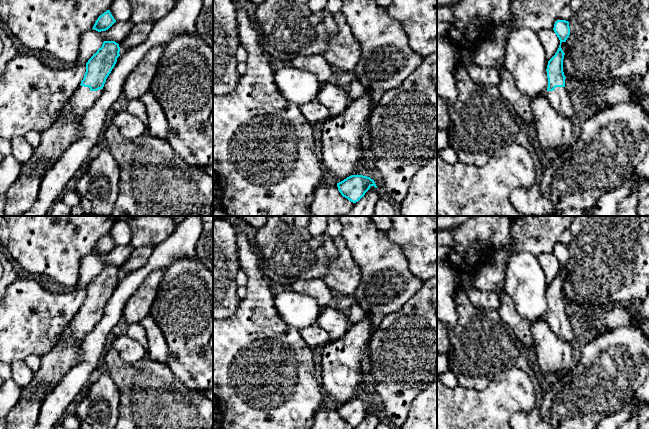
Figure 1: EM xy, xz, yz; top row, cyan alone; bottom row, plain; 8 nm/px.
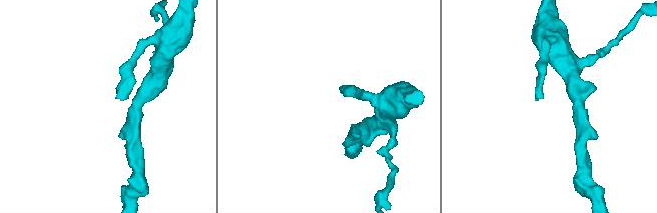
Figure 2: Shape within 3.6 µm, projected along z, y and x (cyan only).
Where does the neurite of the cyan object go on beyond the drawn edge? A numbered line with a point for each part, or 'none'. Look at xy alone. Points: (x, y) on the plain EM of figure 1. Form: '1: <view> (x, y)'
1: xy (56, 363)

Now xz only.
none

